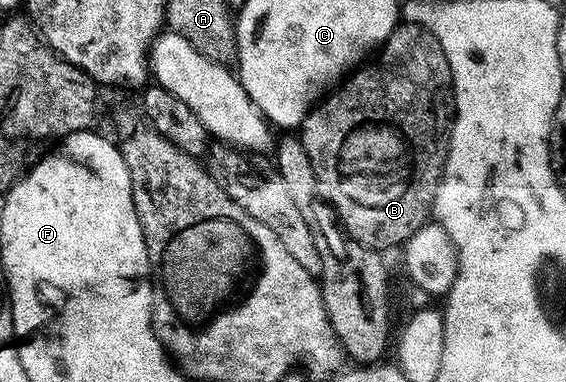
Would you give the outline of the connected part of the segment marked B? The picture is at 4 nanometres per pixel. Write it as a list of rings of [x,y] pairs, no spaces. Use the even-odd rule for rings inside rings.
[[[398,22],[396,29],[390,33],[388,41],[384,43],[383,50],[376,56],[376,59],[377,63],[371,64],[370,67],[362,66],[360,69],[354,70],[336,88],[338,91],[334,95],[327,96],[328,94],[326,94],[314,106],[300,125],[299,138],[307,157],[311,157],[311,165],[315,169],[320,198],[333,206],[348,238],[360,246],[372,247],[374,251],[385,253],[388,252],[388,247],[400,248],[420,227],[424,227],[434,218],[435,193],[437,186],[441,184],[441,175],[445,172],[445,162],[449,156],[451,108],[454,106],[453,74],[451,73],[451,65],[447,61],[447,53],[443,53],[443,45],[439,45],[439,41],[426,27],[421,27],[417,23]]]

